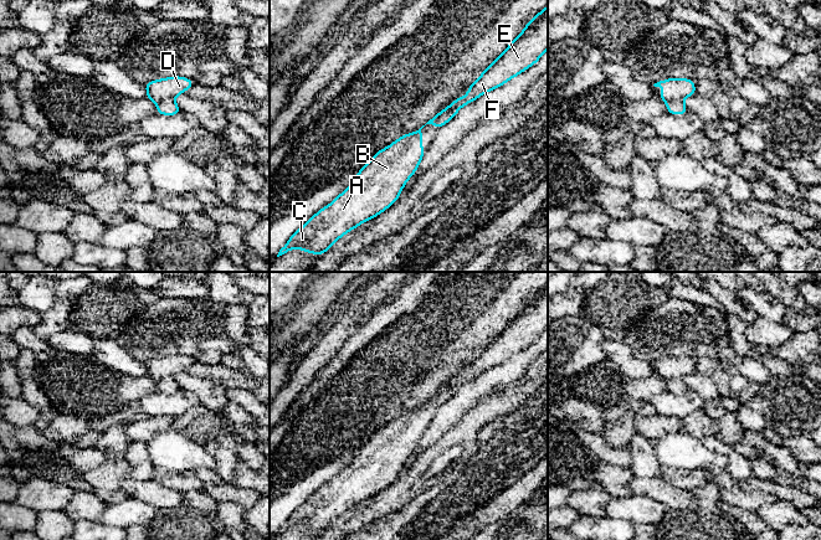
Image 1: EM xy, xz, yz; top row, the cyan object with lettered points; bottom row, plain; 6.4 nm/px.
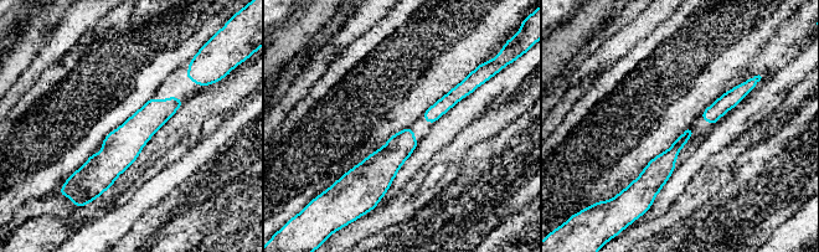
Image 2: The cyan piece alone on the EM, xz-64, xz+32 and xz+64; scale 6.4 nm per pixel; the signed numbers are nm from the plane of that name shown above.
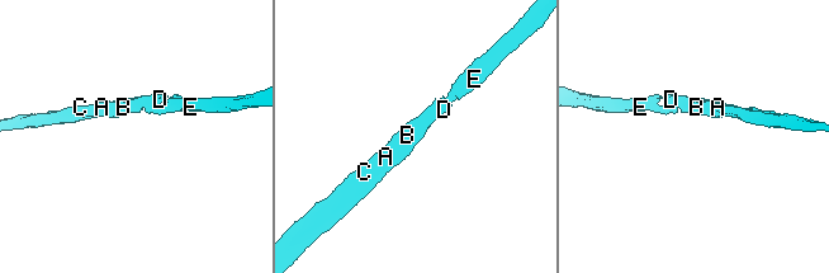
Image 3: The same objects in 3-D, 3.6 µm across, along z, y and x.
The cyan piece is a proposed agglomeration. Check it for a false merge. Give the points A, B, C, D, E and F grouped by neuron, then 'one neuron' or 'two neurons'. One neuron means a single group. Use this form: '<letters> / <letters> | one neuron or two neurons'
A B C D E F | one neuron

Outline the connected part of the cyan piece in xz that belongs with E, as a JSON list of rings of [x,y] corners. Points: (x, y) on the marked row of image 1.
[[[548,5],[525,24],[524,30],[507,46],[506,51],[467,88],[468,93],[466,96],[456,98],[426,124],[432,124],[440,129],[448,123],[462,107],[472,103],[482,94],[503,86],[509,79],[535,65],[547,50]]]

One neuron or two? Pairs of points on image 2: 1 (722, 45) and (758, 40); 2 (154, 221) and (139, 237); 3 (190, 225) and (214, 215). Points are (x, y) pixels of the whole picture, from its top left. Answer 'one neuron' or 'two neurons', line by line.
1: one neuron
2: one neuron
3: one neuron

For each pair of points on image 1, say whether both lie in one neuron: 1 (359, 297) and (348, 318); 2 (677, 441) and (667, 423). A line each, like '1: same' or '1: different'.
1: same
2: different

